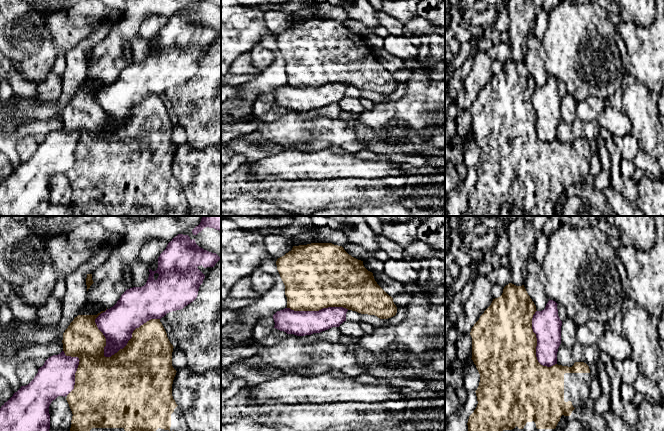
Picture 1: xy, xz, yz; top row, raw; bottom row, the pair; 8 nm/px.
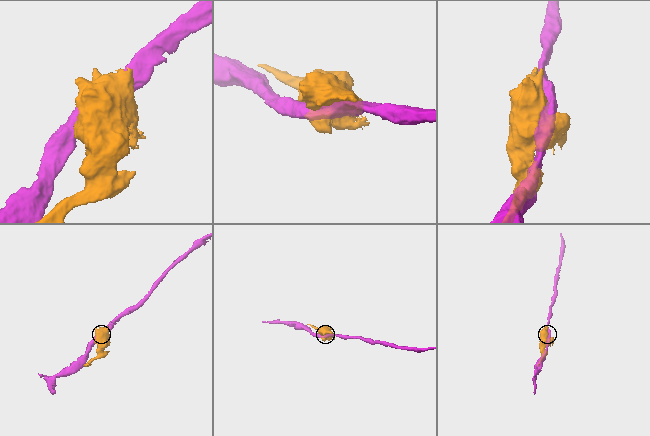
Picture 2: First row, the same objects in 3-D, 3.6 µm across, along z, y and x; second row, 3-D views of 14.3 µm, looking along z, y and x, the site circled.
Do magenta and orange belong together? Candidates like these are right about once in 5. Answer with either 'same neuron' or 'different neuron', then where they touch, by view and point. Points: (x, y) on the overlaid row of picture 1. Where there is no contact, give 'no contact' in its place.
different neuron; contact xy (131, 336)

